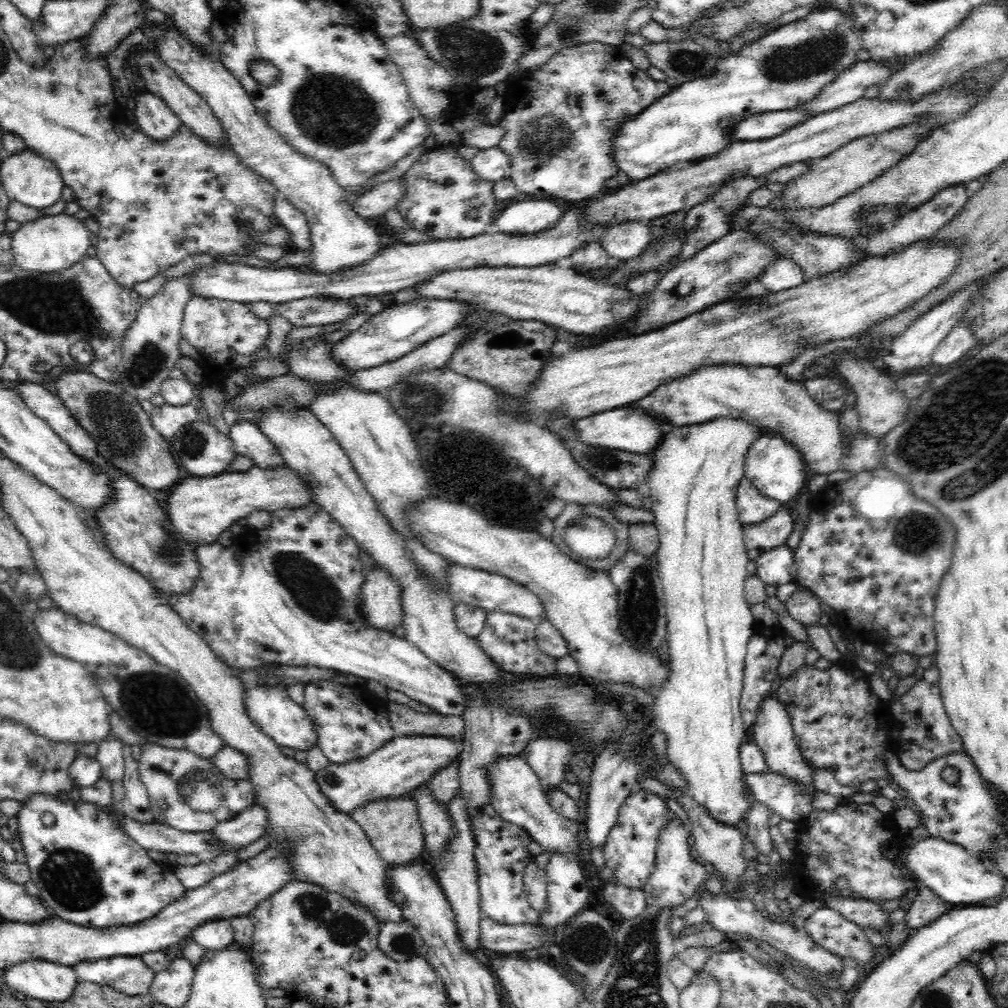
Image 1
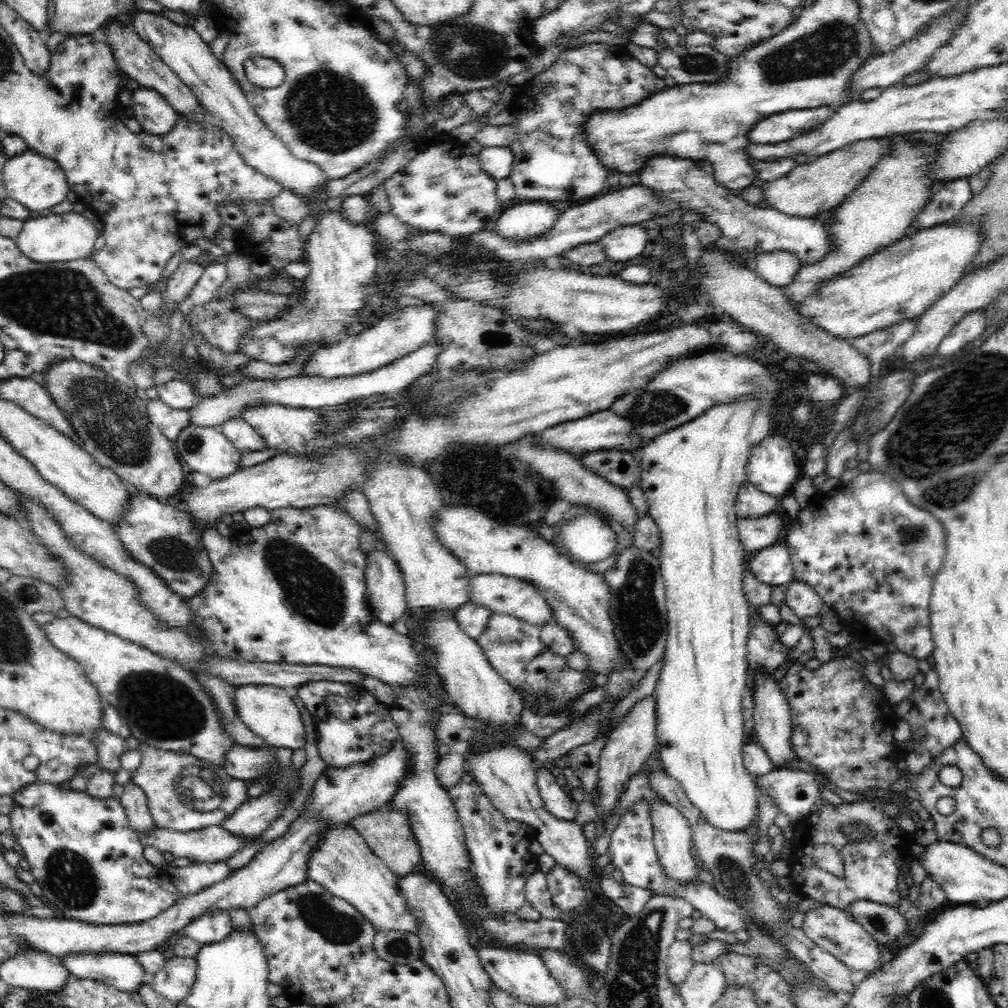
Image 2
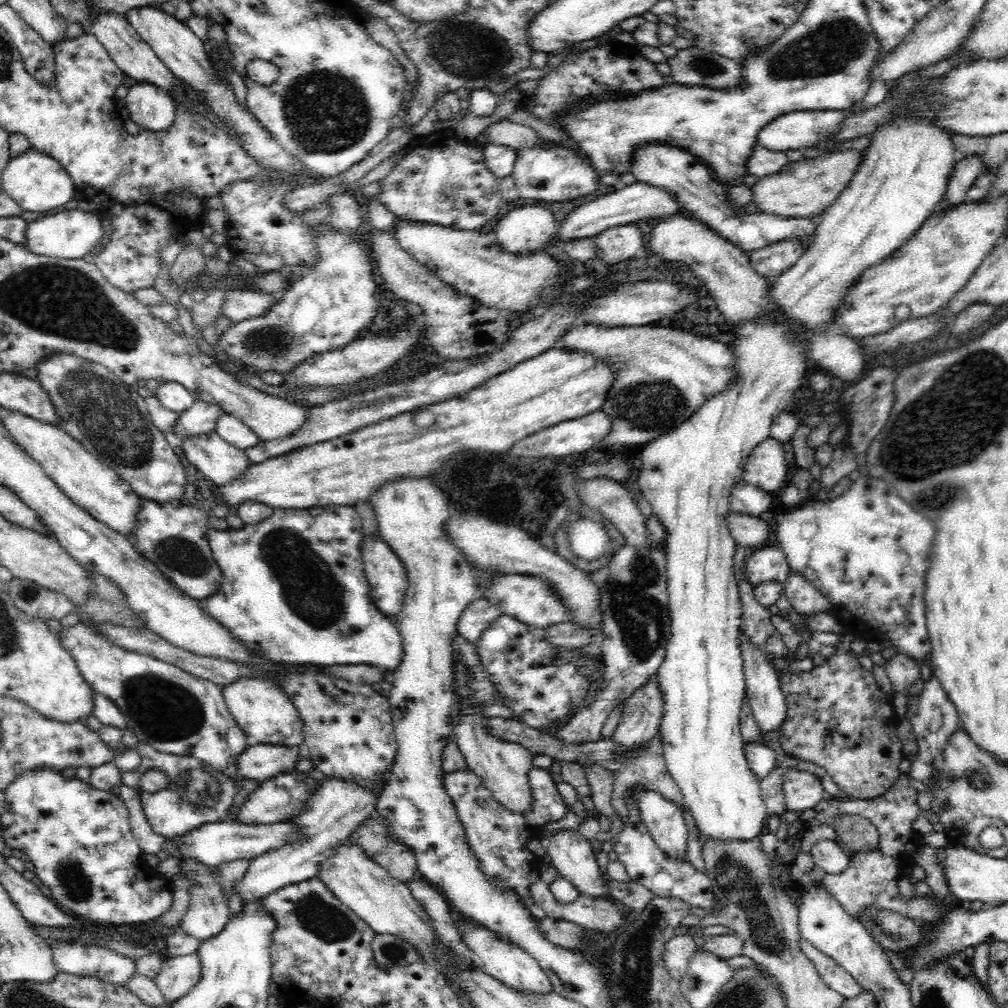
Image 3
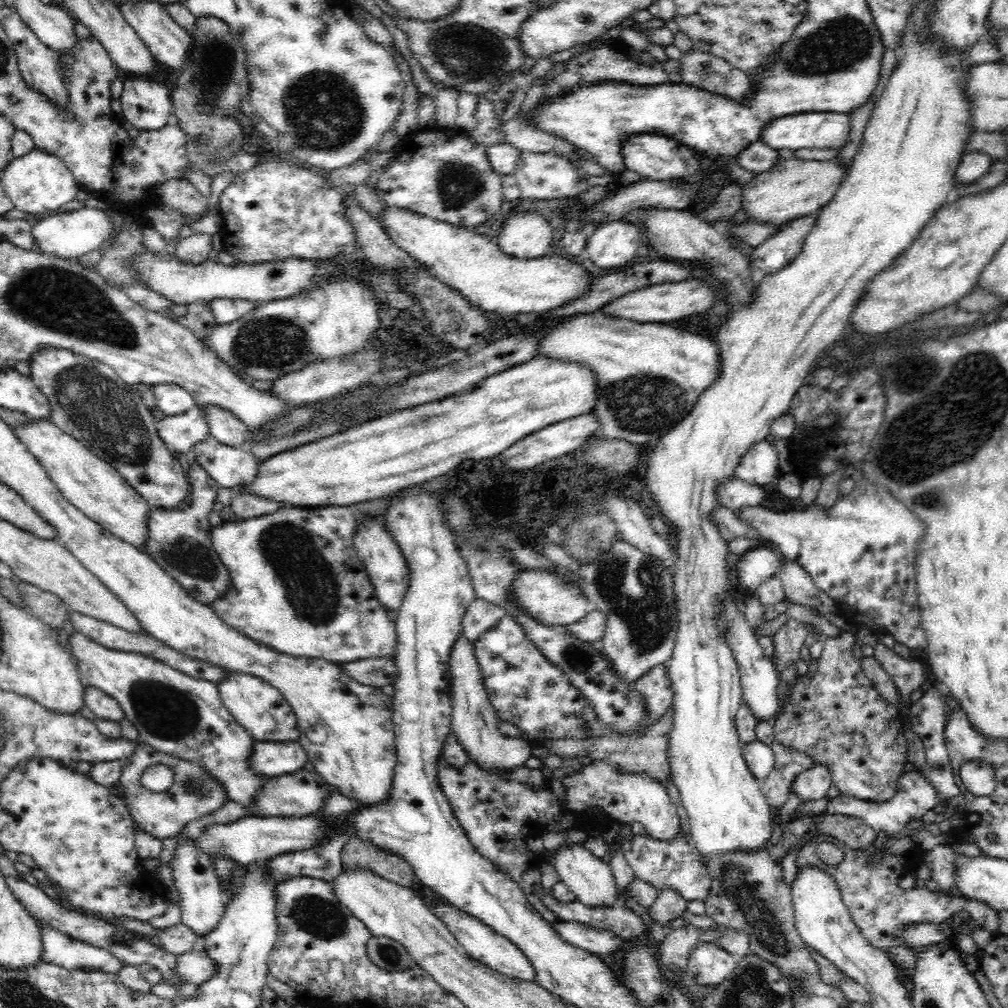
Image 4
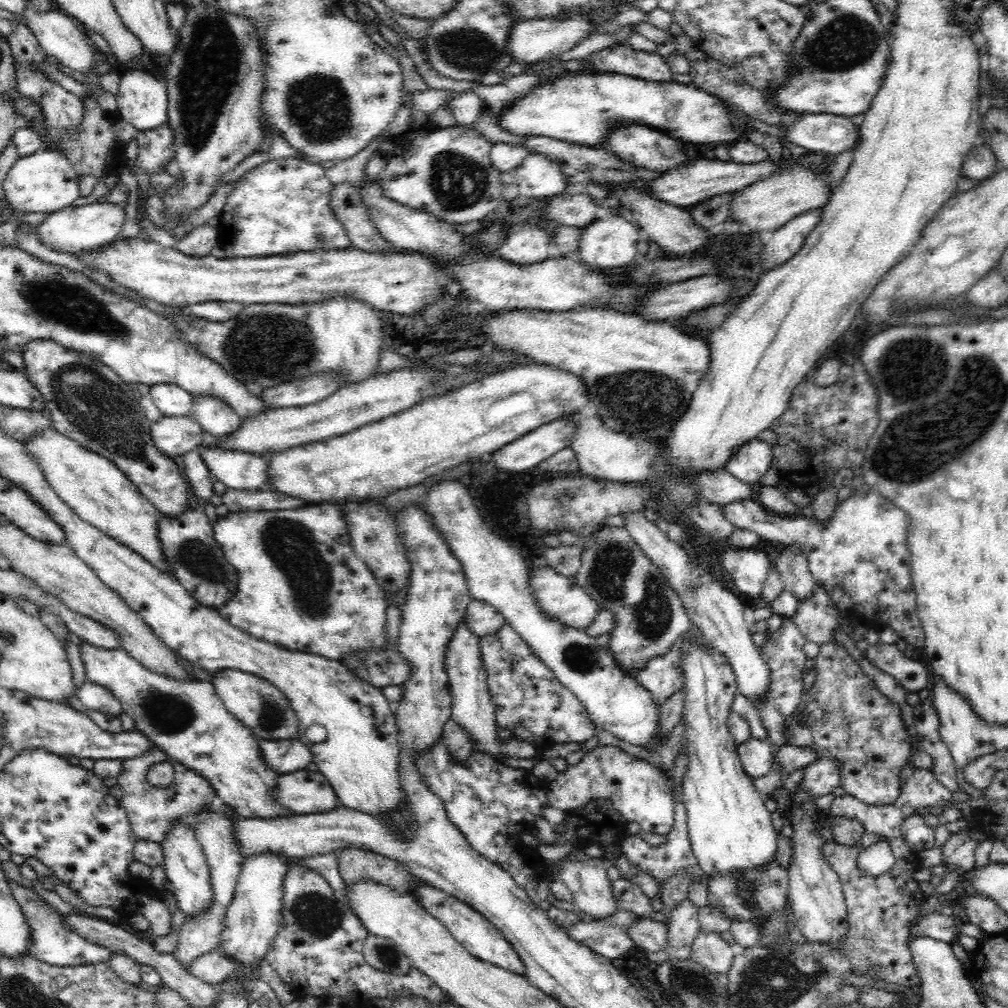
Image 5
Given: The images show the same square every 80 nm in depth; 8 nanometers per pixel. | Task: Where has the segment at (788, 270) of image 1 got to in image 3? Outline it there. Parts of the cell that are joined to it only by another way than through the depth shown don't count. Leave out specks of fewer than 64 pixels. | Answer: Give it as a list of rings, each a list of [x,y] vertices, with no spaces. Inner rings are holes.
[[[784,238],[780,242],[762,246],[760,250],[751,251],[750,262],[761,277],[774,280],[784,270],[788,270],[803,252],[804,246],[801,240]]]

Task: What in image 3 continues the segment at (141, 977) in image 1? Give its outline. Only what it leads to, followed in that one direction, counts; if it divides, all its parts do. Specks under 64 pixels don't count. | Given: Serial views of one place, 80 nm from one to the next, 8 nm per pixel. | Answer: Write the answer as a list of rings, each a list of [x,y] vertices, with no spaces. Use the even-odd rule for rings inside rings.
[[[50,942],[52,961],[57,970],[66,974],[92,976],[110,984],[125,986],[134,974],[135,962],[116,952],[94,944],[86,946],[79,942]]]

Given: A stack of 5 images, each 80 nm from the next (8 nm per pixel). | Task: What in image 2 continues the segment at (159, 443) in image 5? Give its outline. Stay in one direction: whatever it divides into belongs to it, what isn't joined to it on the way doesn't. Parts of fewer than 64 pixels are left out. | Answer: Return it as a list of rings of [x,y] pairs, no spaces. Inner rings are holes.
[[[430,341],[418,350],[396,359],[394,363],[388,364],[388,366],[355,377],[326,379],[296,375],[277,381],[245,379],[225,393],[197,400],[194,406],[188,409],[188,425],[220,428],[224,420],[238,417],[238,412],[244,410],[246,404],[254,404],[254,402],[280,402],[282,406],[318,410],[323,406],[339,405],[348,402],[348,400],[354,400],[354,398],[400,392],[402,388],[407,388],[412,381],[415,381],[418,376],[433,373],[438,361],[438,354],[440,354],[440,345]]]

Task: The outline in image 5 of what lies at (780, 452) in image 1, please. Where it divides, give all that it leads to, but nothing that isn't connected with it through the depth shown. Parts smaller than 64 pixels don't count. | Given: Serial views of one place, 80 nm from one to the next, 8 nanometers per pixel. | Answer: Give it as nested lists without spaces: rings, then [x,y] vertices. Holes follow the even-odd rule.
[[[756,438],[736,446],[736,450],[732,450],[730,458],[724,462],[724,470],[742,482],[756,485],[758,478],[762,478],[770,468],[770,462],[770,444]]]

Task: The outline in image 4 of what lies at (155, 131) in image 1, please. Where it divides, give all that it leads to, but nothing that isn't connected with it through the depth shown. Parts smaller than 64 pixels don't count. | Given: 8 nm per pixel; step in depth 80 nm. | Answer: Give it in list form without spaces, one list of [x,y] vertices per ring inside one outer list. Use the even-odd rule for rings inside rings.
[[[136,76],[123,82],[120,101],[124,121],[138,131],[159,130],[172,113],[171,92],[158,80]]]

